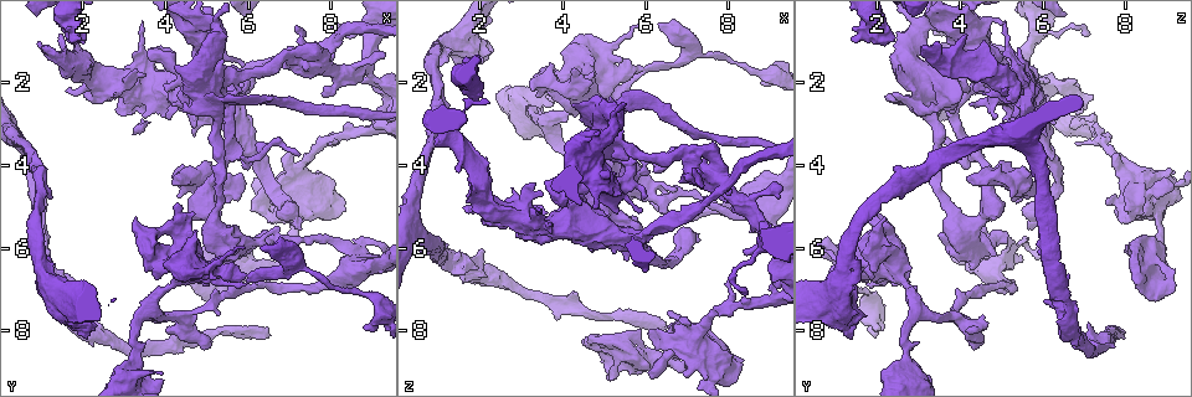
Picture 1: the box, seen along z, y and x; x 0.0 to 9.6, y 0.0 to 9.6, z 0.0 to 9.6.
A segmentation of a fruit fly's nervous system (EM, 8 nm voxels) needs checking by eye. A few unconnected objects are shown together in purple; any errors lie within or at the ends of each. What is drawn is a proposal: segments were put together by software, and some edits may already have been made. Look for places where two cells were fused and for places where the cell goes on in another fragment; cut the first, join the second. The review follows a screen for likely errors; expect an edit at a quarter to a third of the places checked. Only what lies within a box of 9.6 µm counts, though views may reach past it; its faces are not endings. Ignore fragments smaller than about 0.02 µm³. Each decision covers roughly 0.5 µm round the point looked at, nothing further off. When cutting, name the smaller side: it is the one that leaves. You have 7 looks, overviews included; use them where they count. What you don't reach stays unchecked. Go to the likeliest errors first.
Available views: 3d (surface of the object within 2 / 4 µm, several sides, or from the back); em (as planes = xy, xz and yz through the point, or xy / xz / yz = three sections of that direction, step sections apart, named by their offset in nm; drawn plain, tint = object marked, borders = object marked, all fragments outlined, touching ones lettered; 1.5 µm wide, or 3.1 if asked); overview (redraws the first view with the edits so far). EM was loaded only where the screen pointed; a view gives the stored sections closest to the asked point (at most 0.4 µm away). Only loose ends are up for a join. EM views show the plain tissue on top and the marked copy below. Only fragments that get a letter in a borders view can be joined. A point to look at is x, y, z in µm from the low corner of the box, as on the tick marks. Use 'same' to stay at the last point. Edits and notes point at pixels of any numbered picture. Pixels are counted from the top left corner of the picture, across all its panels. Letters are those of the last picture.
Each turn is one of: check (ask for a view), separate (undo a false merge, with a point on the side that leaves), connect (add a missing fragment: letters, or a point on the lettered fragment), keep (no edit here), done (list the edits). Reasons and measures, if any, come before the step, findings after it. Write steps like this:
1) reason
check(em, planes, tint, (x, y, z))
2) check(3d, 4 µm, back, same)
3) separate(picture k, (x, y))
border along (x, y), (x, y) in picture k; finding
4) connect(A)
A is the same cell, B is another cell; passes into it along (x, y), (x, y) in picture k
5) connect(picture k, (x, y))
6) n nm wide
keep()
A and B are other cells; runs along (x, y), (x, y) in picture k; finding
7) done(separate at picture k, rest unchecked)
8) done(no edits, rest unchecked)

free end
check(3d, 2 µm, back, (1.95, 0.95, 1.35))

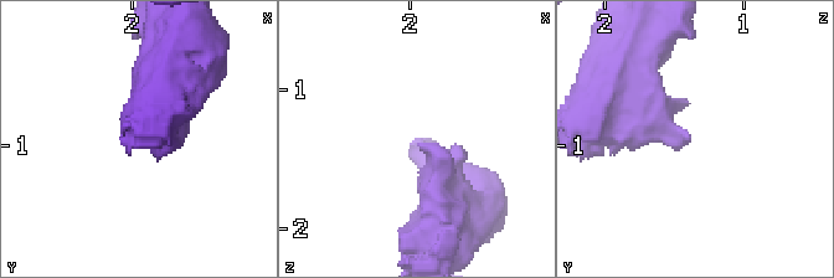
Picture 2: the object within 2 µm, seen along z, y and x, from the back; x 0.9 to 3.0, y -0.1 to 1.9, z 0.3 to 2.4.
shape alone is not enough
check(em, xy, step 8, borders, (1.94, 0.96, 1.36))

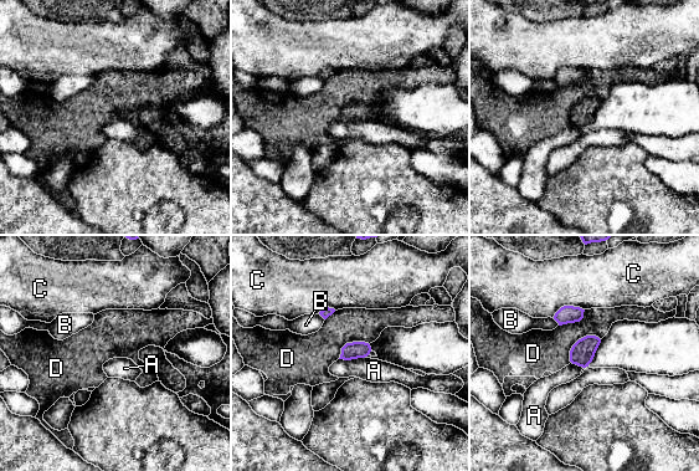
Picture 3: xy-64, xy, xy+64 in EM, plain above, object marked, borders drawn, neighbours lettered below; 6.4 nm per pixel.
check(em, planes, borders, same)

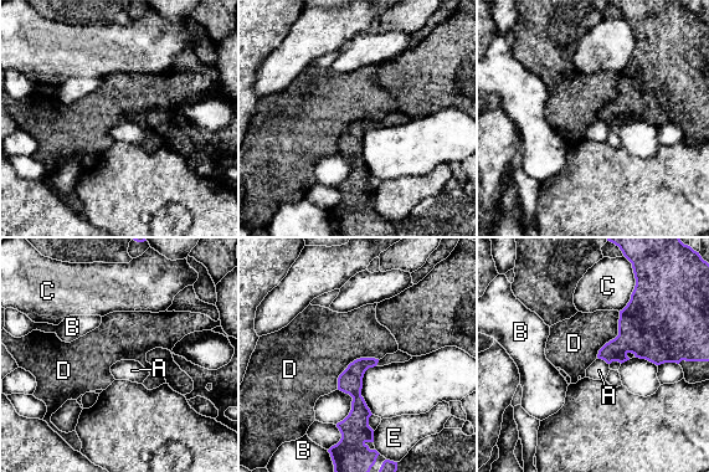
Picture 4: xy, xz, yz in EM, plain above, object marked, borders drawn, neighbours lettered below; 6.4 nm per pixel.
keep()
A, B, C, D and E are other cells; no lettered fragment goes on from it

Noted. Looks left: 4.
thick turns thin
check(em, yz, step 8, tint, (2.55, 8.20, 6.80))

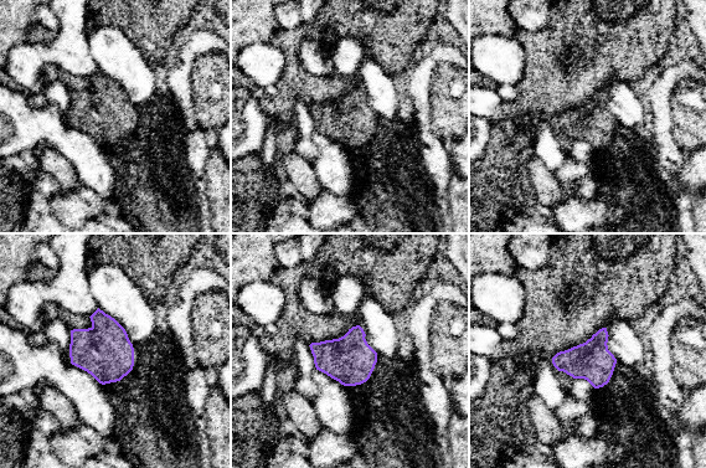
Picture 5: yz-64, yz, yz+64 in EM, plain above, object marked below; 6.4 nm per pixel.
check(em, planes, tint, same)

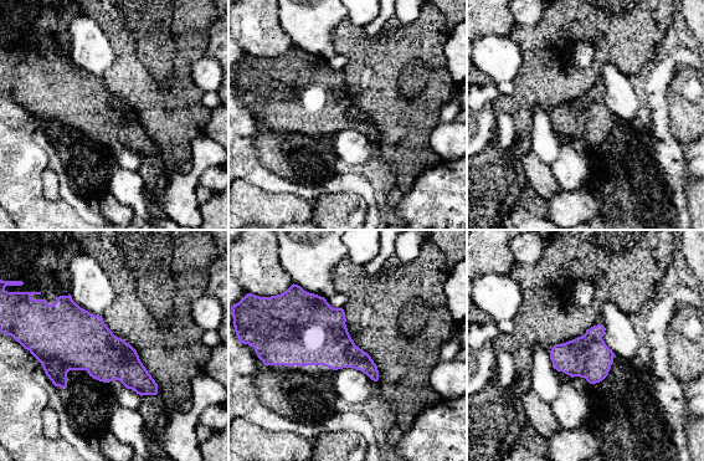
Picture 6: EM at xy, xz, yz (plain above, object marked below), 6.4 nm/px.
check(em, planes, borders, same)

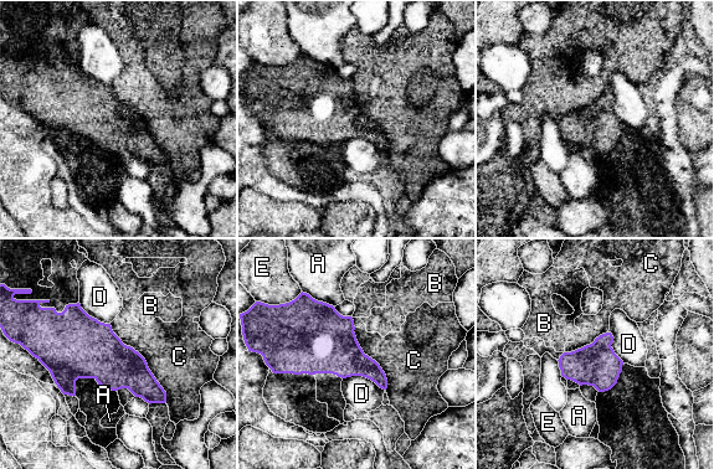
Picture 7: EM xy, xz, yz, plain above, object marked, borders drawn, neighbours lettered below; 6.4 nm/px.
keep()
A, B, C, D and E are other cells; border along (109, 324), (144, 359), (165, 402) in picture 7; all the same cell

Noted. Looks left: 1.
stops while still wide
check(em, planes, borders, (0.90, 1.00, 3.50))

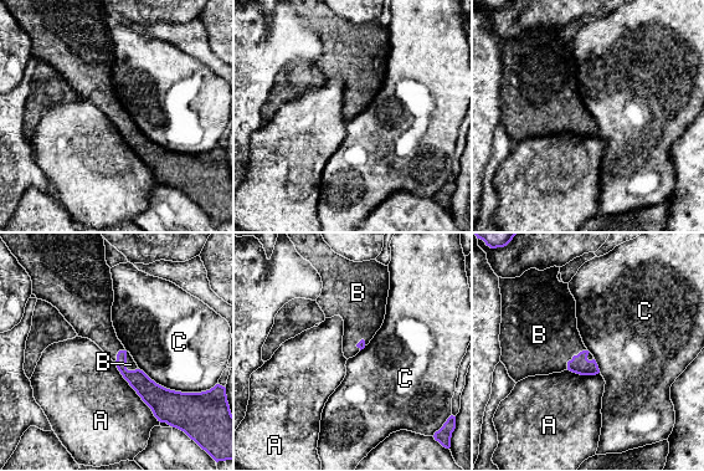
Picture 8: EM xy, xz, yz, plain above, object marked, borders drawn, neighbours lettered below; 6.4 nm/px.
A touches over 500 nm
connect(B)
B is the same cell, A and C are other cells; passes into it along (149, 392), (126, 362), (130, 364) in picture 8; it goes on there

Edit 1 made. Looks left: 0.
done(connect at picture 8, rest unchecked)

